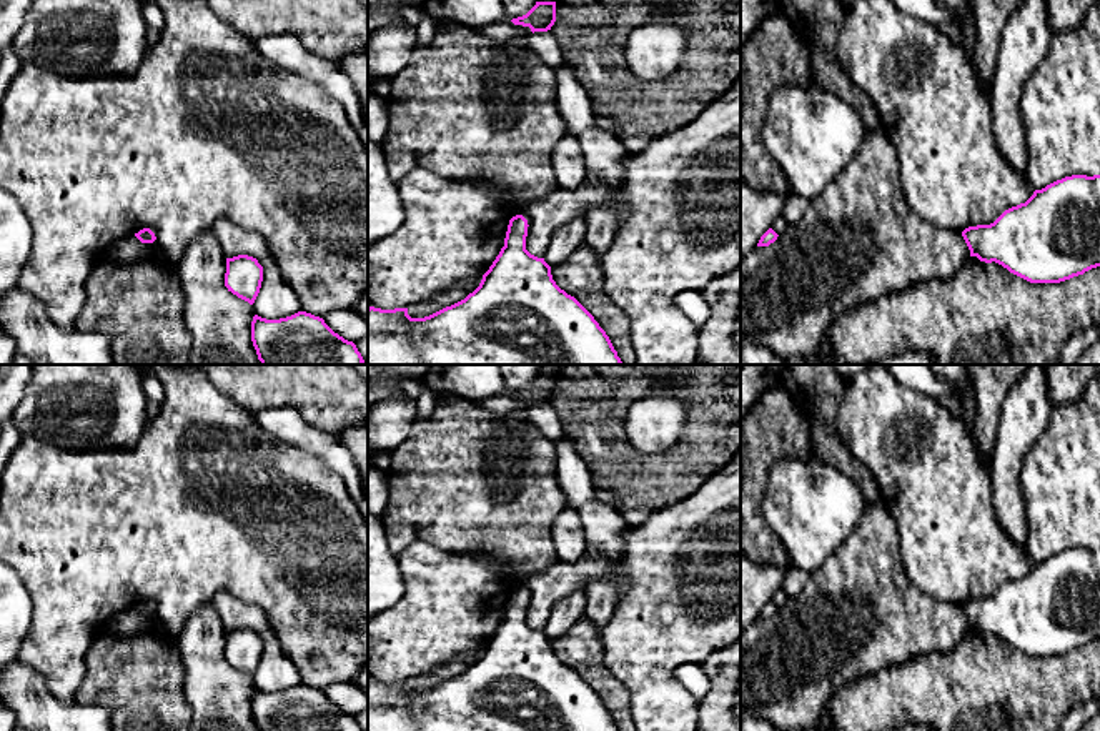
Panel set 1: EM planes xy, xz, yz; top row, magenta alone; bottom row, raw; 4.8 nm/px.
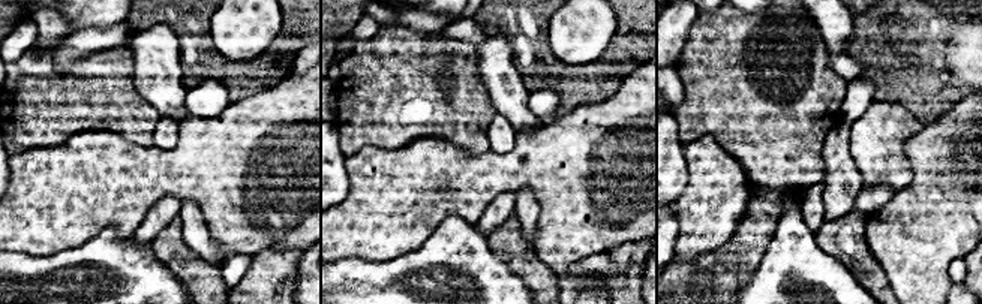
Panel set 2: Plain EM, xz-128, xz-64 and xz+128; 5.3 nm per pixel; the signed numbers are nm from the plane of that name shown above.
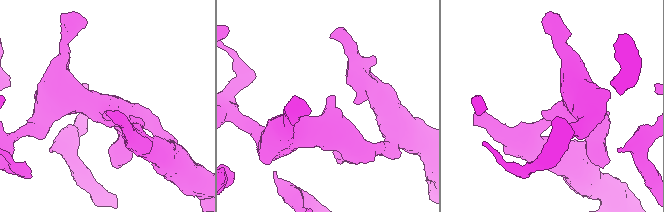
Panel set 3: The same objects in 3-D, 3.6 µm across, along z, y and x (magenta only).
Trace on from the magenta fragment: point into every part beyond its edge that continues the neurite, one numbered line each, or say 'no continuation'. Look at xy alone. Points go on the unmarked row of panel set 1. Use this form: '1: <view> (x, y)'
no continuation

